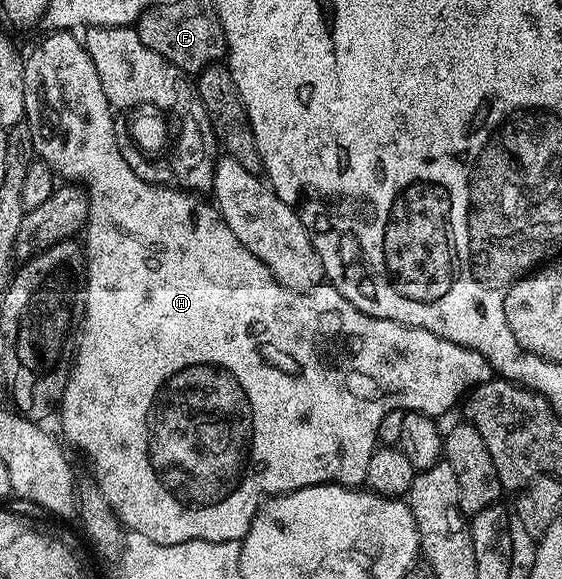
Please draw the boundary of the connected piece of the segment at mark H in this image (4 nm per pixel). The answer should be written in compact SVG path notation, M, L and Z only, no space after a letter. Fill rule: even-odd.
M56 31L45 36L43 43L38 43L30 51L30 56L25 56L22 72L24 73L24 105L26 113L24 122L32 129L32 141L34 142L34 153L39 160L42 160L50 167L55 176L61 177L63 180L69 181L74 185L81 185L88 189L90 196L90 208L88 209L88 217L86 218L86 226L84 228L84 250L86 253L86 316L82 319L82 329L78 336L78 349L74 357L74 366L70 368L70 376L66 382L66 388L62 394L62 402L60 404L60 415L62 411L62 435L61 438L67 444L71 443L74 447L79 447L86 454L86 459L90 462L90 467L94 470L92 476L93 482L97 484L100 493L104 495L105 501L111 506L111 509L118 516L119 522L126 531L135 531L141 533L143 537L148 537L148 541L159 543L160 545L180 545L188 541L241 541L254 520L254 514L257 513L259 507L268 499L274 498L276 495L287 495L289 491L299 491L305 487L312 485L320 485L321 483L341 483L344 487L351 489L357 488L359 485L365 484L366 474L368 473L368 461L372 447L262 447L262 443L254 443L254 447L246 447L246 415L250 415L250 411L254 411L254 431L266 431L266 427L270 427L270 431L274 431L274 423L278 423L278 419L290 419L290 415L286 415L286 411L302 411L302 407L274 407L274 403L306 403L306 399L310 399L310 395L318 395L318 383L313 383L312 377L318 375L318 371L314 371L314 359L310 359L310 343L314 343L314 347L322 347L322 343L330 343L330 363L334 363L334 367L330 367L330 379L338 379L338 383L343 383L342 371L346 371L346 363L350 363L350 371L382 371L382 375L394 375L394 379L402 379L402 383L406 383L406 395L410 395L410 383L414 383L414 403L418 403L418 408L422 407L419 412L421 415L429 415L435 417L444 413L445 410L459 406L460 400L467 393L474 390L479 383L486 383L492 377L492 368L490 363L483 355L456 345L452 341L448 341L444 337L440 337L436 333L428 333L419 327L405 327L402 323L396 321L388 321L380 317L371 317L368 313L364 313L360 309L356 309L356 305L352 305L348 300L339 296L338 292L333 290L329 282L323 281L318 284L313 291L288 291L284 285L280 285L280 281L276 281L276 277L272 277L270 270L264 265L264 261L260 261L260 257L256 257L252 253L248 253L248 249L244 249L244 245L240 245L236 233L232 233L232 229L228 229L228 225L222 219L222 215L218 212L217 206L213 202L207 201L205 198L199 197L197 194L191 193L185 189L179 189L174 185L165 187L157 187L148 181L140 181L140 177L136 177L136 173L132 173L128 161L124 161L124 157L120 157L120 149L116 145L116 137L114 136L114 124L116 122L115 112L110 105L110 96L104 93L104 85L100 85L100 77L96 73L96 65L92 65L92 57L86 51L85 42L81 38L78 39L77 34L70 31ZM342 347L350 347L350 351L346 351L346 355L350 355L350 359L334 359L334 355L342 355ZM292 358L298 362L296 365L290 366L290 375L294 375L294 379L290 379L290 375L282 375L278 371L274 371L274 367L264 365L266 359L279 359L280 361L288 361Z

